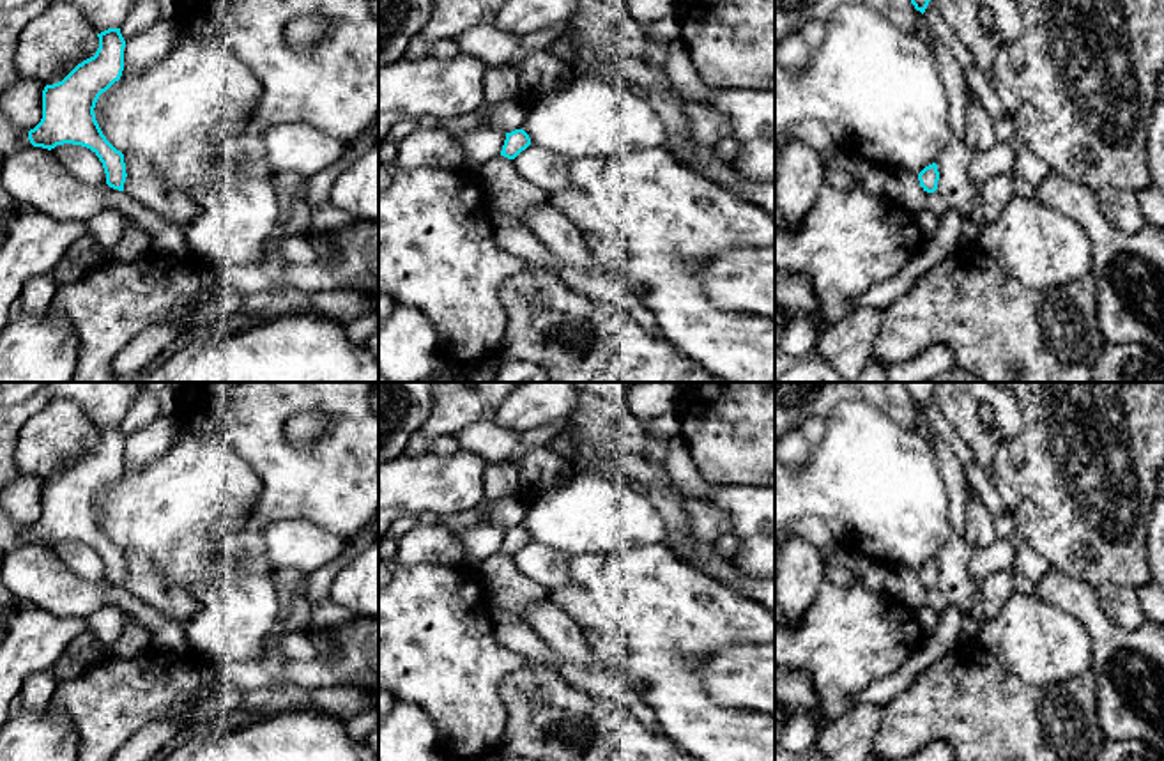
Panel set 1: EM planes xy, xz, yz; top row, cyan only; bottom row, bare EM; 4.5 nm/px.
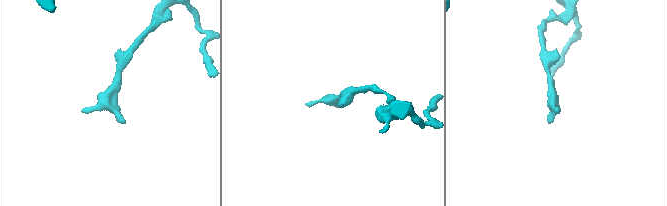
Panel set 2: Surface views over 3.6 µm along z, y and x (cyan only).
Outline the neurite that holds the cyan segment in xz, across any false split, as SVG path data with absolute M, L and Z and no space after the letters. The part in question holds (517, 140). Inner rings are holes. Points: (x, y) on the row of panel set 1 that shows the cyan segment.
M515 129L506 133L506 140L501 150L501 156L515 159L522 150L531 145L531 138L524 129Z

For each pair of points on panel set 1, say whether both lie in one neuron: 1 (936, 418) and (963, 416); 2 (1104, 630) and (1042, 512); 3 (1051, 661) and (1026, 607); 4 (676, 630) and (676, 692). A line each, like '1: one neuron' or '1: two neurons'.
1: two neurons
2: two neurons
3: one neuron
4: one neuron

